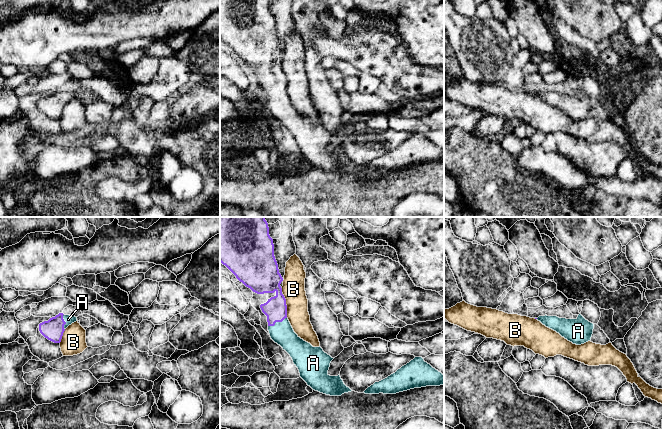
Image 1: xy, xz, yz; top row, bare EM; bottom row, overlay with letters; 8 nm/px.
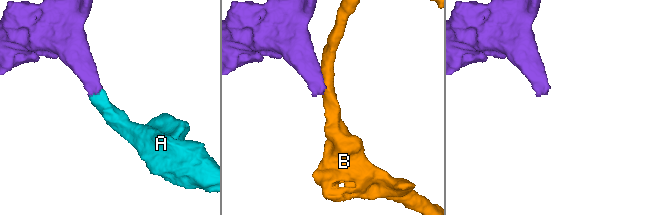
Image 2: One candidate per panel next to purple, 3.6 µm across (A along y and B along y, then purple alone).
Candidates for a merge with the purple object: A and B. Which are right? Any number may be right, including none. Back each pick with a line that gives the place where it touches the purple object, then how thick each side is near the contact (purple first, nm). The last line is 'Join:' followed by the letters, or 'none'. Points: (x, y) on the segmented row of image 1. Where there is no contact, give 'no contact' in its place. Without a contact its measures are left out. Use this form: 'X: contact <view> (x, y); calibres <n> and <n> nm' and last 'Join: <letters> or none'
A: contact xz (277, 321); calibres 180 and 190 nm
Join: A

